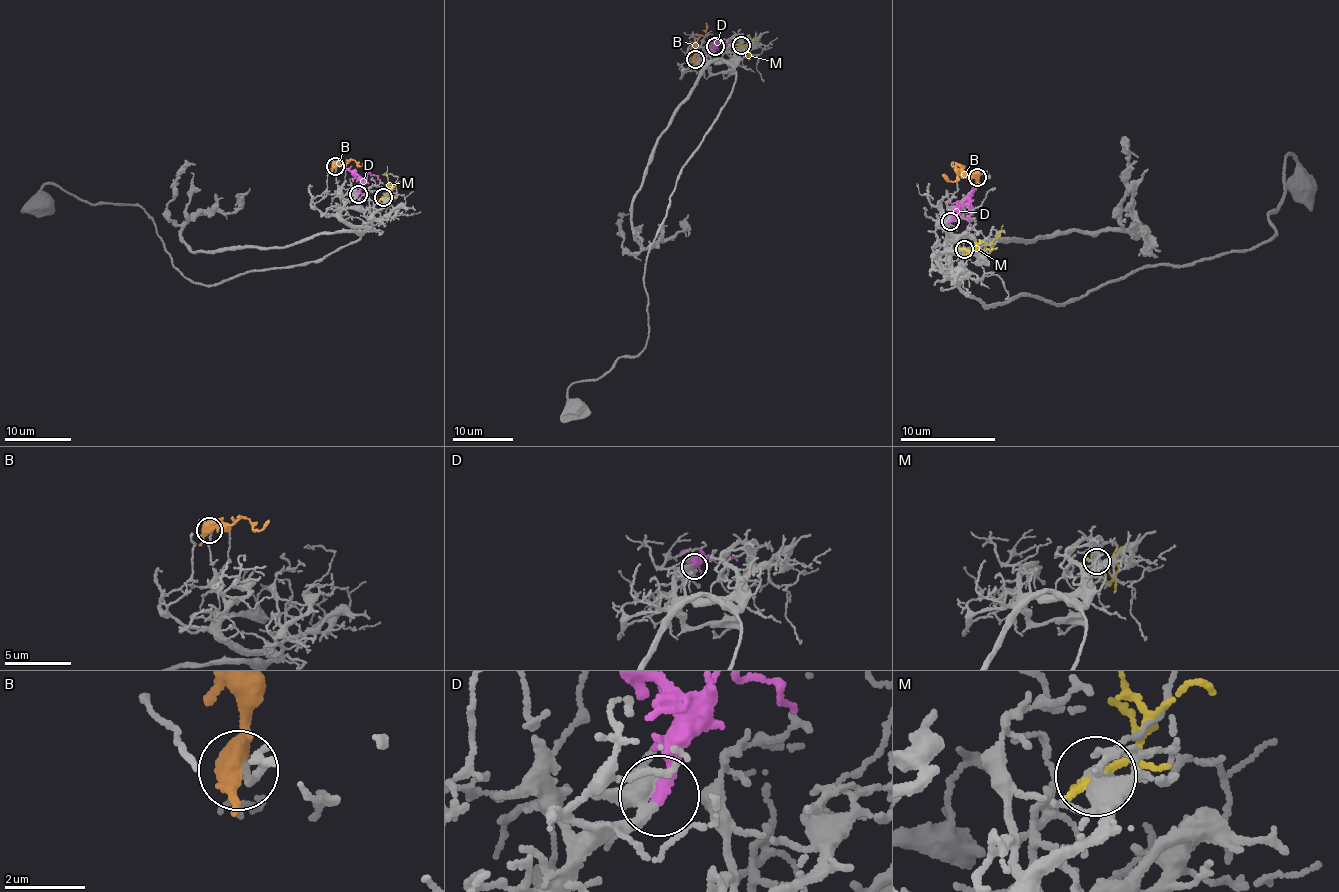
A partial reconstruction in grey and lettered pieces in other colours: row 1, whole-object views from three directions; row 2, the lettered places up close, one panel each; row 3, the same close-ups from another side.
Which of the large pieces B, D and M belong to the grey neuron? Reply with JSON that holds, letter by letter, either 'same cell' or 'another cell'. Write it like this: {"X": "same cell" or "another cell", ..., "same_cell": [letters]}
{"B": "another cell", "D": "same cell", "M": "another cell", "same_cell": ["D"]}

